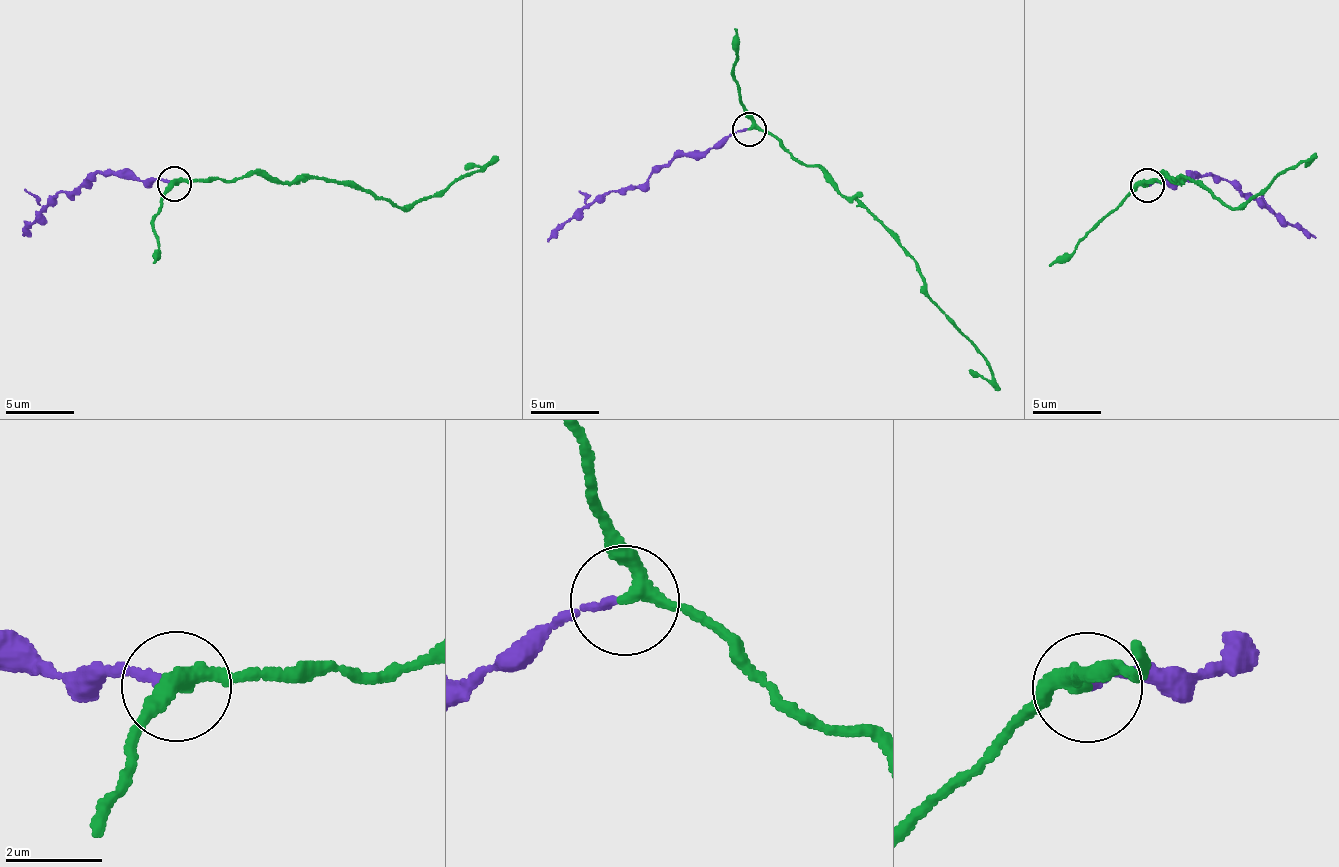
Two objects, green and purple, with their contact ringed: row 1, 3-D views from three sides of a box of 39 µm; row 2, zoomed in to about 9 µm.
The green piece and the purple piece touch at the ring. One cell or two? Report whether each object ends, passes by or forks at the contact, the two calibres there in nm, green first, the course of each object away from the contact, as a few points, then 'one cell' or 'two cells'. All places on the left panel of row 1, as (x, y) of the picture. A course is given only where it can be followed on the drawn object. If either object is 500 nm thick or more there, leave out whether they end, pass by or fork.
green passes by | purple ends | 280/150 nm | green via (174, 184), (230, 181), (251, 174), (290, 181), (334, 178), (355, 181), (405, 209), (484, 165), (466, 162) | purple via (171, 184), (91, 175), (79, 189), (54, 192), (25, 237) | two cells

